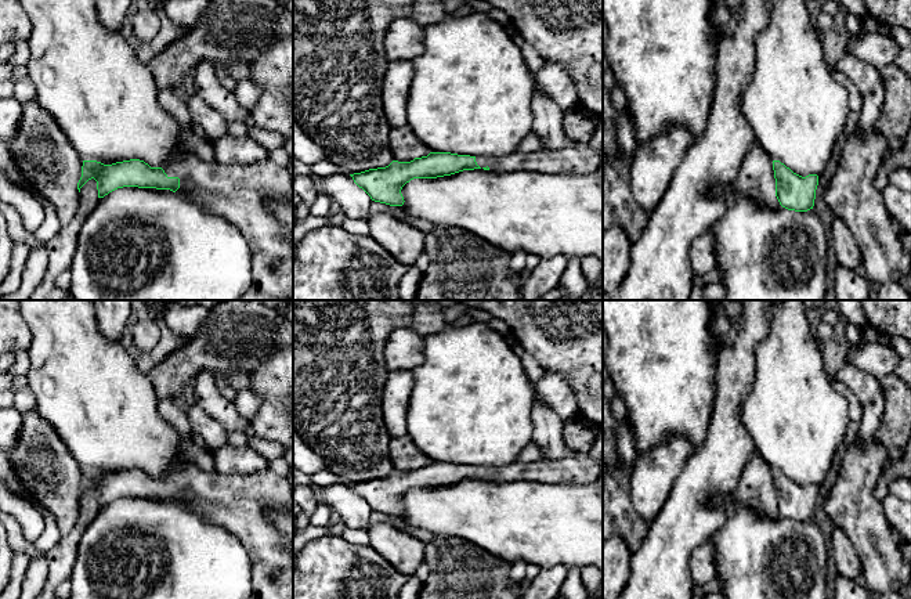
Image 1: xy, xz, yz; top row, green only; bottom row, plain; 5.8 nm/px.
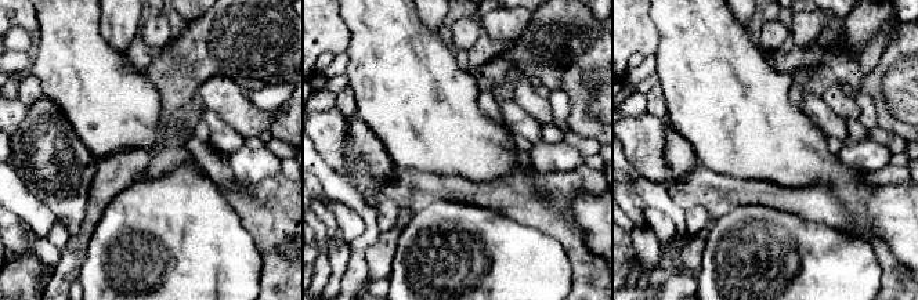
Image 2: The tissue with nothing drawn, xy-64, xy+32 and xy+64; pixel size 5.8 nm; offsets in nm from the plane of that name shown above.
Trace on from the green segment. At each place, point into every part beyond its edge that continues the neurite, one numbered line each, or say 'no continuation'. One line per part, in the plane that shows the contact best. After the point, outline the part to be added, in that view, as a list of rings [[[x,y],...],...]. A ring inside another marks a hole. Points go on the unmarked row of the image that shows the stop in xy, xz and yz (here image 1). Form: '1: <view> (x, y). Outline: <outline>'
1: xy (237, 502). Outline: [[[180,462],[162,479],[167,487],[178,487],[181,502],[205,522],[223,527],[242,542],[253,566],[249,599],[293,599],[293,552],[281,546],[279,534],[264,516],[267,508],[293,510],[293,494],[286,477],[270,468],[253,474],[221,474]]]

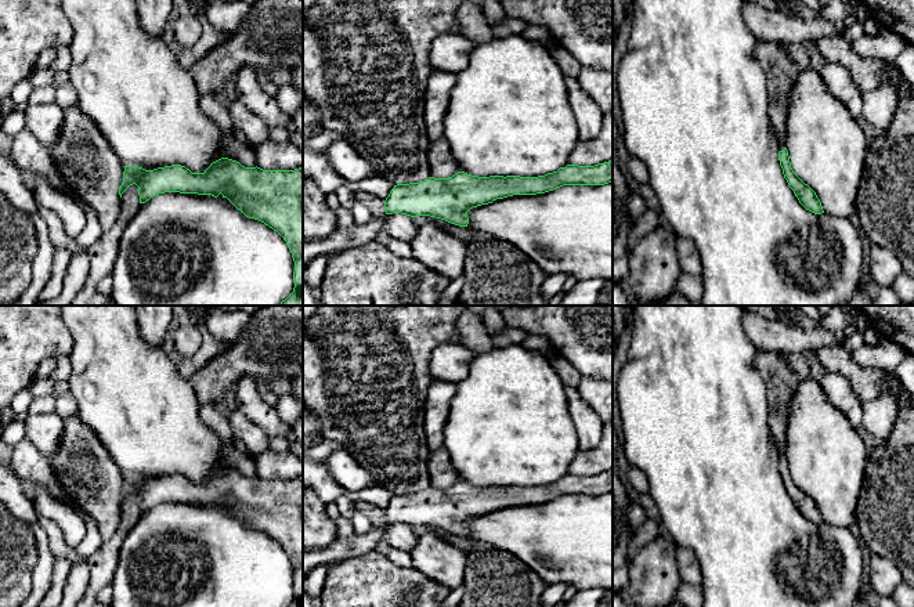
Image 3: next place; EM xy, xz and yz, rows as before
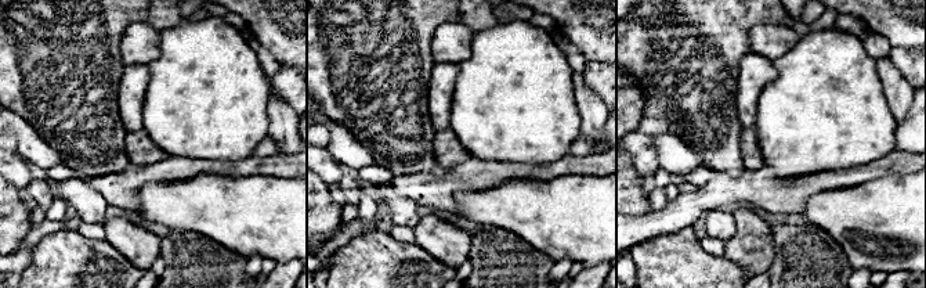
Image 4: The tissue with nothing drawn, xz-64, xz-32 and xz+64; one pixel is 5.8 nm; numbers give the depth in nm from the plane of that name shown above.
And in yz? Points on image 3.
no continuation

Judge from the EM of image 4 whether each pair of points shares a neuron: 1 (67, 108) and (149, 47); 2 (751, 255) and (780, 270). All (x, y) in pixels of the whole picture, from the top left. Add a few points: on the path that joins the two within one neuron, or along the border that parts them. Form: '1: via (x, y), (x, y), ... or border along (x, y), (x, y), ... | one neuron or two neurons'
1: border along (125, 32), (120, 40), (120, 61), (123, 65) | two neurons
2: border along (773, 234), (774, 260), (766, 272) | two neurons

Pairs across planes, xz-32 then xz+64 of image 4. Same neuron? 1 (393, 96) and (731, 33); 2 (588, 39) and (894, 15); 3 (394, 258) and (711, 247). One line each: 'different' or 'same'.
1: same
2: same
3: different

